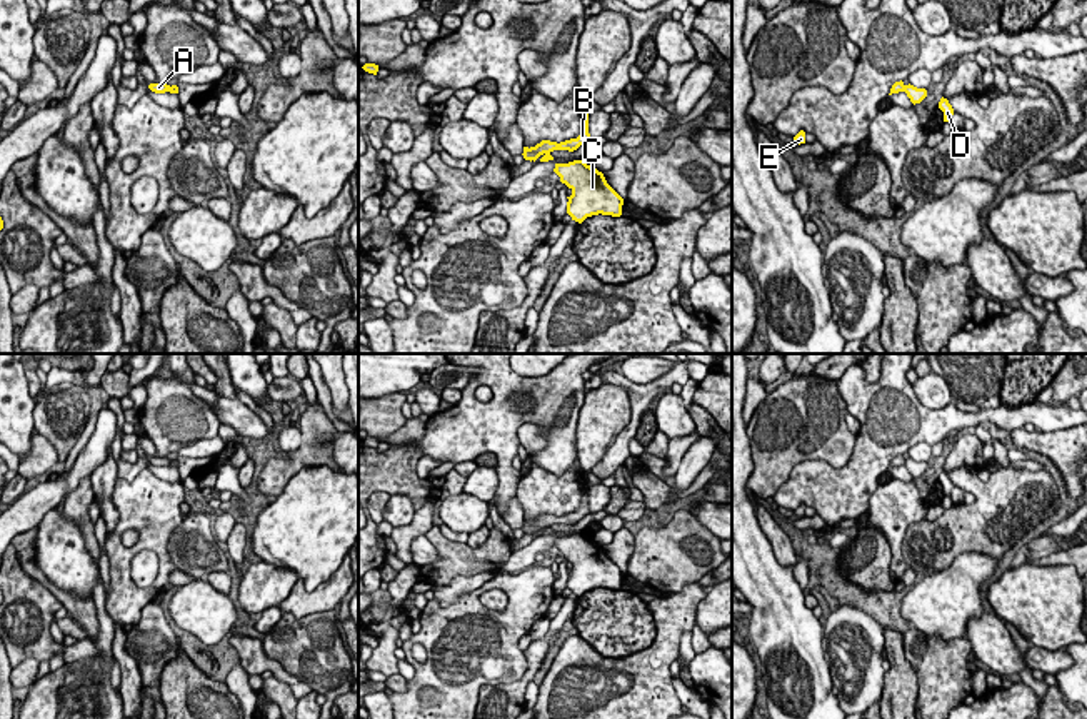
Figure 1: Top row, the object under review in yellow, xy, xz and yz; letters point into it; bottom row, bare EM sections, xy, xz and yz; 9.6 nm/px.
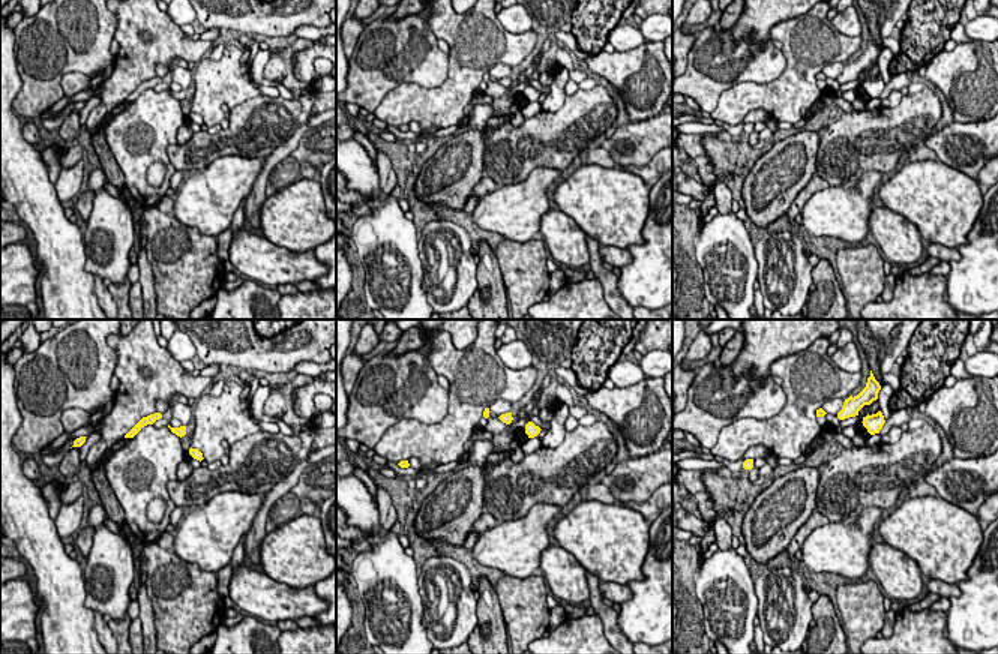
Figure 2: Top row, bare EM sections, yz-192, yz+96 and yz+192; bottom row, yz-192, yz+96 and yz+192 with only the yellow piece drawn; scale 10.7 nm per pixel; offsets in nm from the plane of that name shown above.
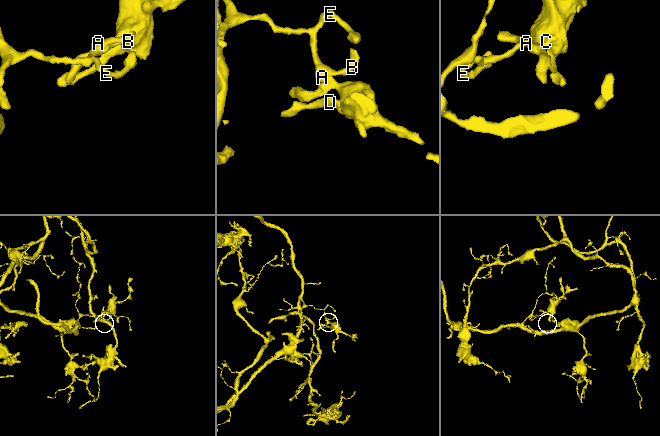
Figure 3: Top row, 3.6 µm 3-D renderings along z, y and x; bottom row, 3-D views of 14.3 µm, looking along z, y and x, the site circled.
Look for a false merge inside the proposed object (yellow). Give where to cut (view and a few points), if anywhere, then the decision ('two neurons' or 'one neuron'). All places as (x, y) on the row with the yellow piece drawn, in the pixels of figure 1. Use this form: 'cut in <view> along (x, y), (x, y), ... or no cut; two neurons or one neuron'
cut in yz along (904, 85), (906, 90); two neurons

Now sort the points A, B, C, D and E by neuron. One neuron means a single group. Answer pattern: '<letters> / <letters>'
A B E / C D

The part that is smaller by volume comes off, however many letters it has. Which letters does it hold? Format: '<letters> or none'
C, D

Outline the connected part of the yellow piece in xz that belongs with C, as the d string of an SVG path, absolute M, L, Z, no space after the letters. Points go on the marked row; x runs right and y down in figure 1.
M585 160L555 163L554 172L572 190L567 197L567 214L572 220L582 224L587 217L599 214L622 215L624 199L607 184L602 172L587 165Z

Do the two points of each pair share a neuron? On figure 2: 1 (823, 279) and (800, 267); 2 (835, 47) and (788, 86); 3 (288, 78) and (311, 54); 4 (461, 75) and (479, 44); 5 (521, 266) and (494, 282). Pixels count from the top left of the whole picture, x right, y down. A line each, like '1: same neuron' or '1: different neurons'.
1: different neurons
2: same neuron
3: different neurons
4: same neuron
5: different neurons

